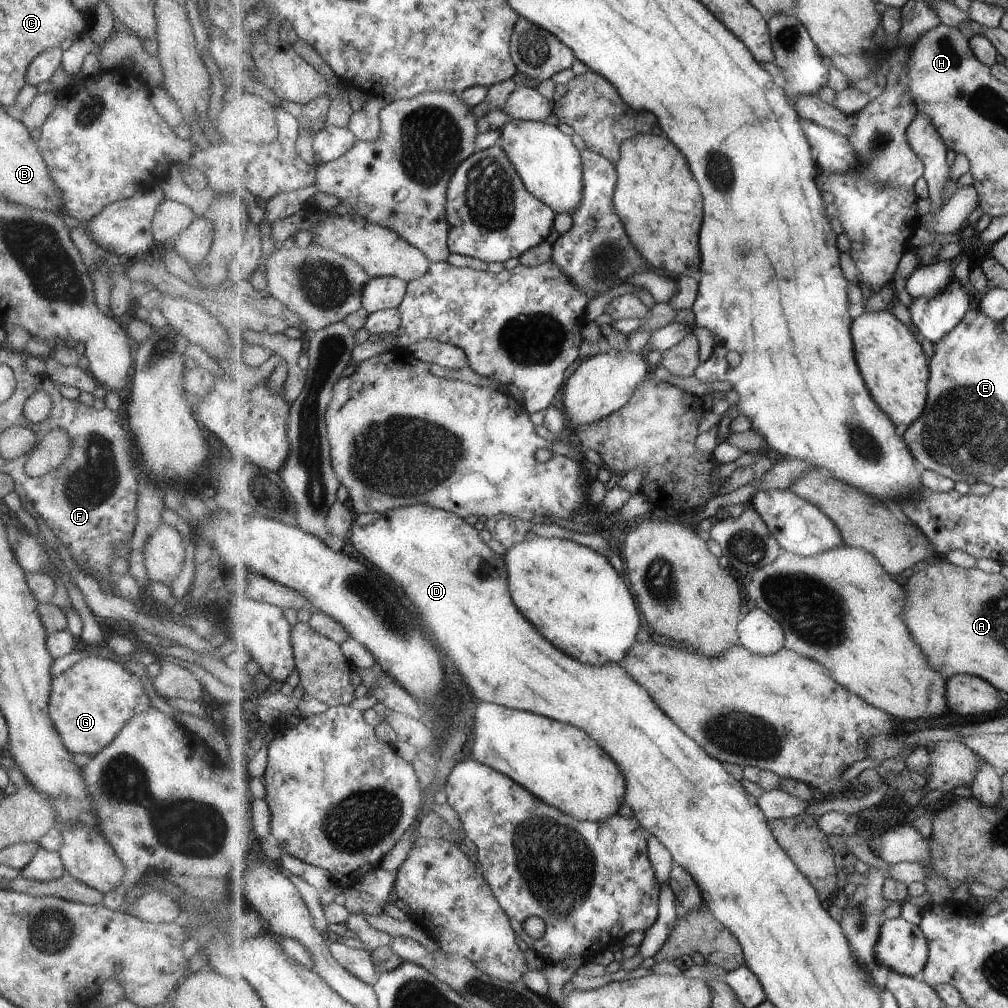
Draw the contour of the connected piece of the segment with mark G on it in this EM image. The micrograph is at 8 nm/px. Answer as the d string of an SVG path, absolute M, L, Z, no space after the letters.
M92 650L89 657L83 657L51 679L46 711L61 744L64 744L70 753L79 752L91 757L111 742L130 716L148 707L151 707L149 696L145 693L139 677L123 668L117 660L108 658L102 652L96 655Z

